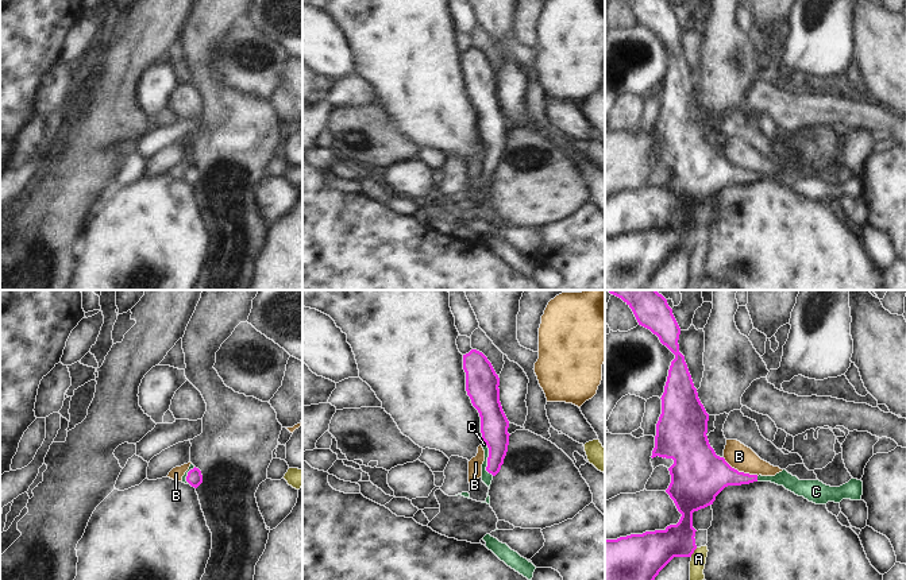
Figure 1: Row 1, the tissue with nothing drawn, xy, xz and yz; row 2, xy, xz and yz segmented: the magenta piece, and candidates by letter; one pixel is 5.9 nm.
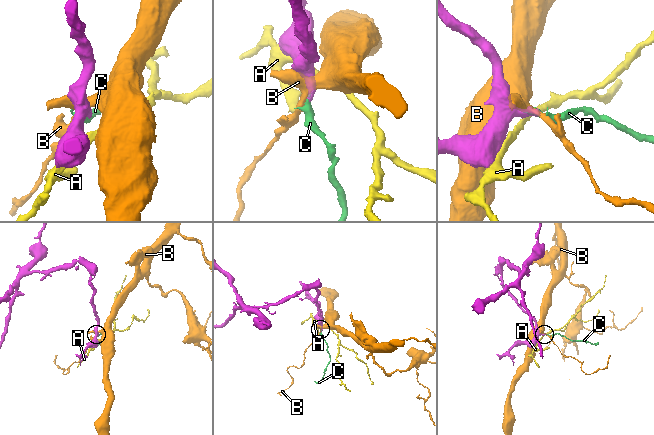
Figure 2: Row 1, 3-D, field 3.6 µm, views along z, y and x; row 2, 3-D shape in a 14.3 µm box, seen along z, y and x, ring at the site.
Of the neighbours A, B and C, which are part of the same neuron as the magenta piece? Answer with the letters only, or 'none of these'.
C

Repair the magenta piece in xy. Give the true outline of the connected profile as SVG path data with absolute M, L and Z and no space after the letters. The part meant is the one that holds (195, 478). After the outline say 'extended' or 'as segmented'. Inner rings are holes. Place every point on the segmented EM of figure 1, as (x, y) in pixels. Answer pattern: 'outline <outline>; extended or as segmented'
outline M190 464L189 469L182 476L182 483L190 484L192 487L197 488L203 483L201 471Z; extended

